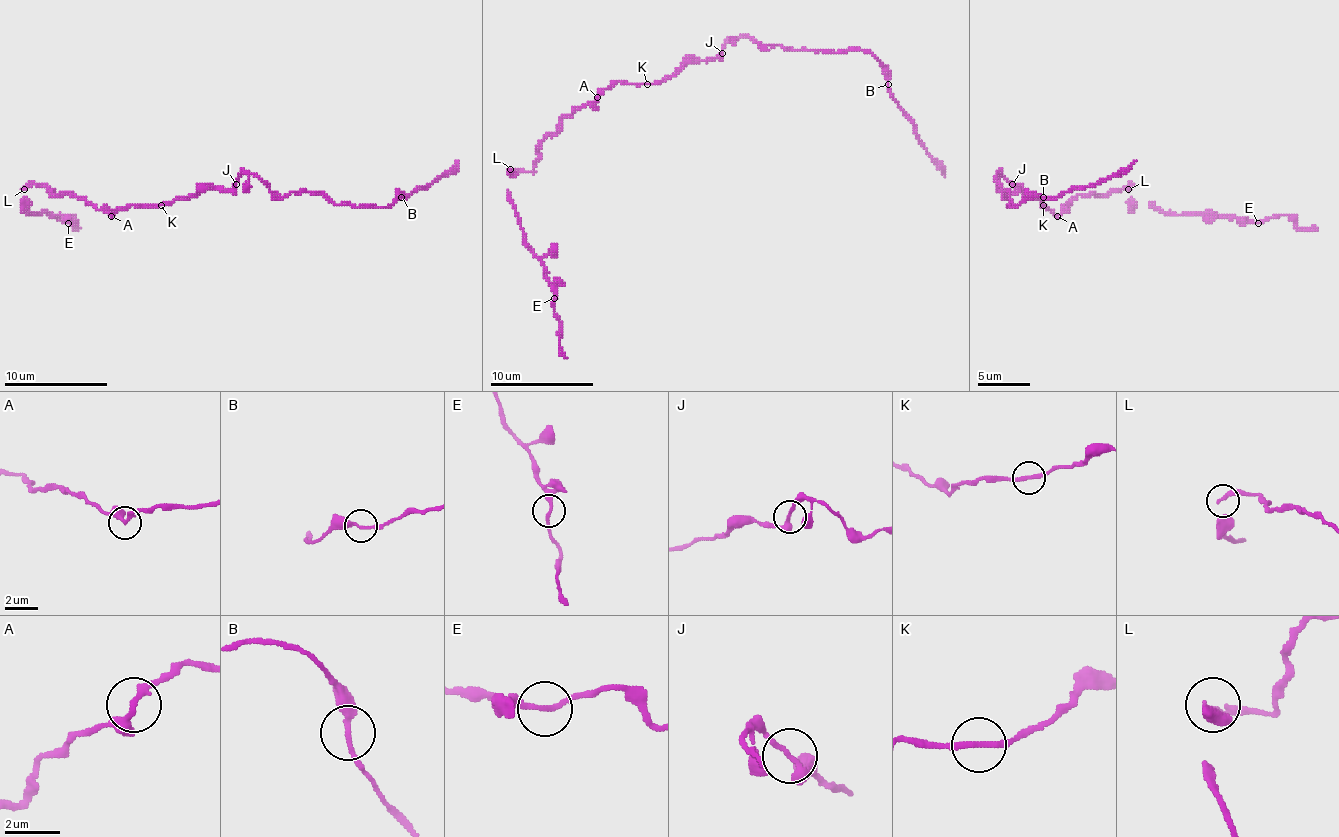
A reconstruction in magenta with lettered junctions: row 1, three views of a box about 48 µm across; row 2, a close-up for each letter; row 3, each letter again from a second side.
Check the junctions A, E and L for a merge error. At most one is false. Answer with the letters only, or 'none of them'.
none of them

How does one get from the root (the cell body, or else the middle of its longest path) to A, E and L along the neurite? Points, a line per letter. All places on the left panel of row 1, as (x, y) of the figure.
A: (161, 205), (127, 205), (111, 215)
E: (161, 205), (127, 205), (109, 215), (44, 184), (21, 192), (31, 215), (49, 212), (68, 223)
L: (161, 205), (127, 205), (109, 215), (75, 194), (55, 194), (44, 184), (29, 184), (24, 189)

